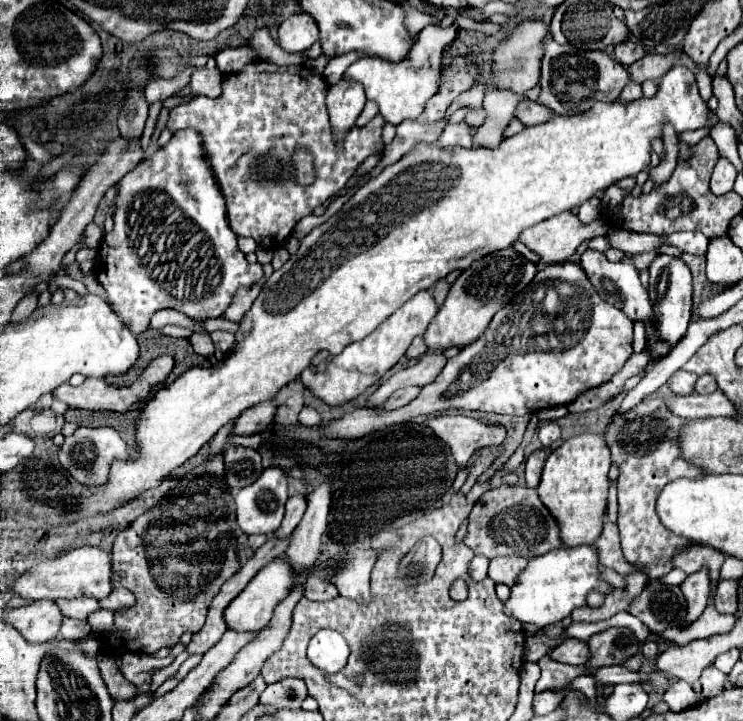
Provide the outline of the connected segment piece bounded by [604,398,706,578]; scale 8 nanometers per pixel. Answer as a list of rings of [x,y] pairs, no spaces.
[[[650,398],[650,400],[642,400],[642,404],[636,404],[624,414],[614,414],[604,432],[604,440],[612,454],[612,464],[618,466],[620,470],[618,528],[620,528],[624,558],[632,566],[648,574],[648,578],[666,576],[674,568],[672,564],[674,556],[680,550],[696,544],[684,536],[670,532],[666,526],[662,526],[656,514],[656,498],[666,484],[678,478],[700,478],[706,474],[700,466],[682,458],[678,438],[684,424],[686,418],[672,414],[666,408],[664,400]]]

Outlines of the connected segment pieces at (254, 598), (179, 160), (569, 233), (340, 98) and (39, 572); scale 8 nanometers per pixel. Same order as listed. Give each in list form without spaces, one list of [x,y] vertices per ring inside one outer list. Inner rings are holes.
[[[274,558],[268,566],[264,566],[252,580],[250,584],[228,604],[228,608],[224,610],[224,620],[226,620],[226,626],[230,630],[236,630],[236,632],[258,632],[262,630],[272,614],[274,614],[274,608],[276,604],[286,598],[288,590],[292,588],[296,580],[296,572],[290,568],[288,560],[286,558]]]
[[[194,128],[174,132],[166,146],[144,158],[116,188],[114,230],[104,236],[98,248],[96,274],[116,314],[130,324],[134,334],[144,332],[152,314],[162,308],[178,310],[196,320],[218,318],[230,306],[238,286],[250,286],[262,278],[262,264],[248,264],[238,248],[236,234],[226,220],[224,196],[204,154],[204,140]]]
[[[566,210],[552,216],[550,220],[526,228],[522,236],[518,236],[518,242],[534,250],[544,262],[564,262],[582,242],[604,234],[606,226],[602,220],[582,224],[574,212]]]
[[[340,80],[338,84],[328,88],[326,104],[330,114],[330,124],[334,126],[334,136],[344,138],[348,130],[354,126],[358,114],[362,112],[366,102],[366,94],[362,84],[354,80]]]
[[[82,546],[82,548],[76,548],[72,552],[66,552],[66,554],[60,554],[60,556],[54,556],[54,558],[44,558],[40,560],[26,576],[20,576],[14,584],[14,592],[22,598],[30,598],[30,600],[58,600],[58,598],[78,598],[78,596],[90,596],[90,598],[96,598],[96,600],[102,600],[110,594],[112,590],[112,584],[108,588],[108,580],[110,580],[110,574],[112,574],[112,556],[100,548],[94,548],[94,546]]]

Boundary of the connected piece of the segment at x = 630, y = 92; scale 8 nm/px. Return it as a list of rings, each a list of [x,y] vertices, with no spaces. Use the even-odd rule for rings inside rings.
[[[628,82],[626,88],[622,90],[620,94],[620,102],[634,102],[642,96],[642,90],[640,90],[640,84],[634,84],[634,82]]]

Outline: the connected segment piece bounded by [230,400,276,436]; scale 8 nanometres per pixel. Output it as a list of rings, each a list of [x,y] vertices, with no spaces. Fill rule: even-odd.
[[[266,400],[262,404],[256,404],[254,408],[248,408],[236,422],[230,432],[230,436],[250,436],[262,432],[274,418],[276,406],[272,400]]]

